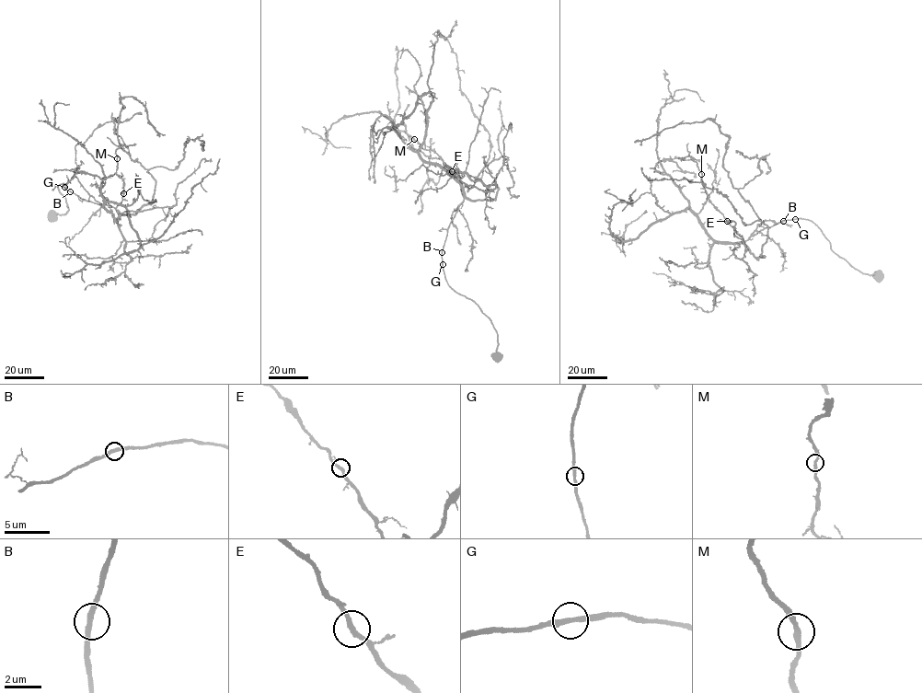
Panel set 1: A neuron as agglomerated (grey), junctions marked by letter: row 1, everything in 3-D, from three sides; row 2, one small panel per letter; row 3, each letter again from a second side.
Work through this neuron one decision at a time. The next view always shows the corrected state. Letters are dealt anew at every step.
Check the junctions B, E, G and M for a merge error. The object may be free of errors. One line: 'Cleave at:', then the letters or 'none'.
Cleave at: none

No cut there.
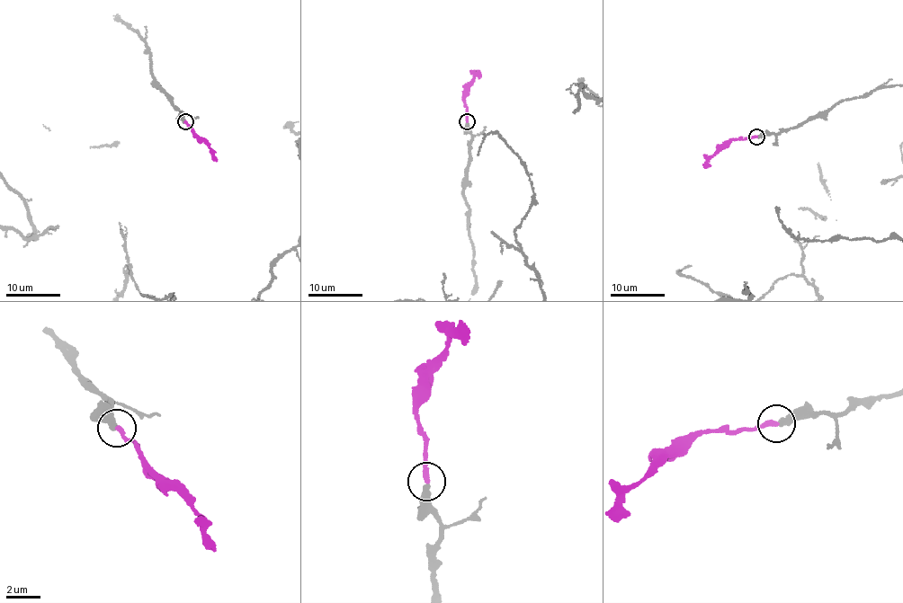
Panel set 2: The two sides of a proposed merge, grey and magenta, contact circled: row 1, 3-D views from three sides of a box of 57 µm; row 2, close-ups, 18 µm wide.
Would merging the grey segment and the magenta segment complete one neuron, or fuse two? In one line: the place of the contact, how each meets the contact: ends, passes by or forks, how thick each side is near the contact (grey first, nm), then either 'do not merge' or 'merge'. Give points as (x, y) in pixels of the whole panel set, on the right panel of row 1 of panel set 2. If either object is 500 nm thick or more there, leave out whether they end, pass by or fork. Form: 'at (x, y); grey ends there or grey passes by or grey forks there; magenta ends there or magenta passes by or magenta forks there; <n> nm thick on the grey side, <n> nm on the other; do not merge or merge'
at (756, 137); grey ends there; magenta ends there; 380 nm thick on the grey side, 300 nm on the other; merge

